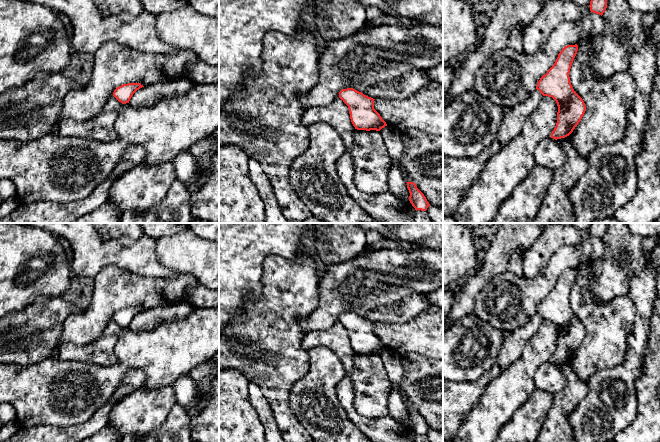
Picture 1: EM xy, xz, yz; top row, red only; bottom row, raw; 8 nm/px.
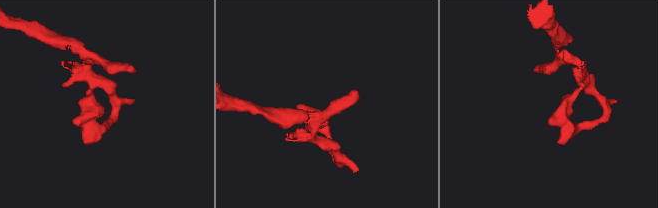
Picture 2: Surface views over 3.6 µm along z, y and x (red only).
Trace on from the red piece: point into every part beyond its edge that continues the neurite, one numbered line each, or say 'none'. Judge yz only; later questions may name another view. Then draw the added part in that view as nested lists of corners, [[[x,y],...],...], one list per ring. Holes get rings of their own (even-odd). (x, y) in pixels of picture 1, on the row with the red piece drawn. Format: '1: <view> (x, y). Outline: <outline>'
none

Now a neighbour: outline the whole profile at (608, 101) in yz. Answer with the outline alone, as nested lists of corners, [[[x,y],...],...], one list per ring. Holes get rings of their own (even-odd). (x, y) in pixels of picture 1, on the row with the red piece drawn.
[[[583,36],[577,45],[578,51],[573,60],[569,77],[574,91],[583,99],[586,111],[570,134],[570,139],[578,155],[587,159],[590,152],[597,147],[615,143],[627,137],[627,114],[634,100],[636,85],[627,71],[618,72],[605,80],[595,79],[591,72],[592,38]]]

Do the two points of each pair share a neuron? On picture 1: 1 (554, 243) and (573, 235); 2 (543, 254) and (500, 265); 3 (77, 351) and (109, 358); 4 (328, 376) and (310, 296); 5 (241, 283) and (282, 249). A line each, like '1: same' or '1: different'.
1: same
2: different
3: same
4: different
5: same

